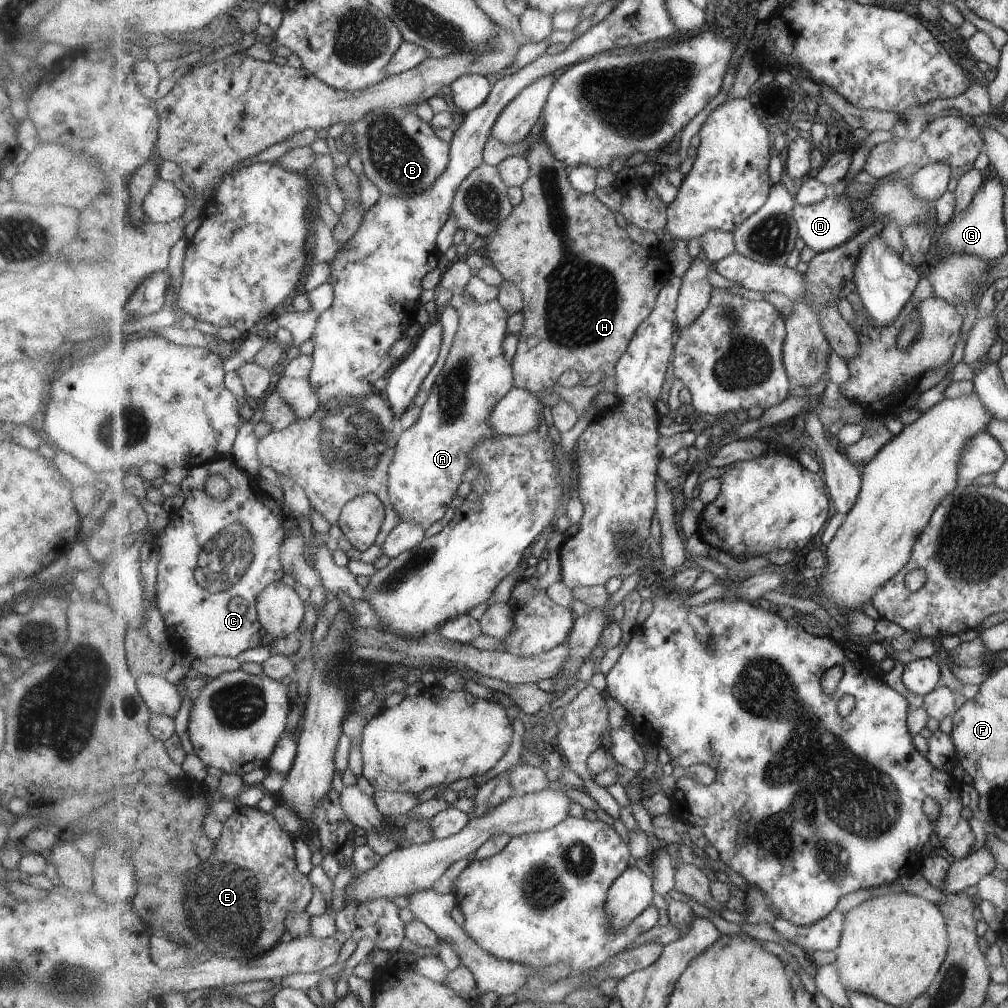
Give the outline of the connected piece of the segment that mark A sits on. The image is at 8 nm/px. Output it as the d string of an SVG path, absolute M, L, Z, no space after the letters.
M454 260L442 271L439 286L452 293L451 305L457 310L460 325L446 357L444 367L440 370L428 399L422 406L419 422L407 429L396 444L395 460L390 468L390 485L388 486L391 502L399 513L403 523L413 523L420 527L431 528L435 522L445 518L445 512L451 506L451 498L459 492L465 472L474 465L474 450L481 440L495 438L499 432L491 426L489 416L497 402L514 390L514 371L512 361L505 360L503 340L509 336L508 324L516 319L509 316L499 300L489 300L479 304L475 300L473 288L476 285L471 266L466 260Z

